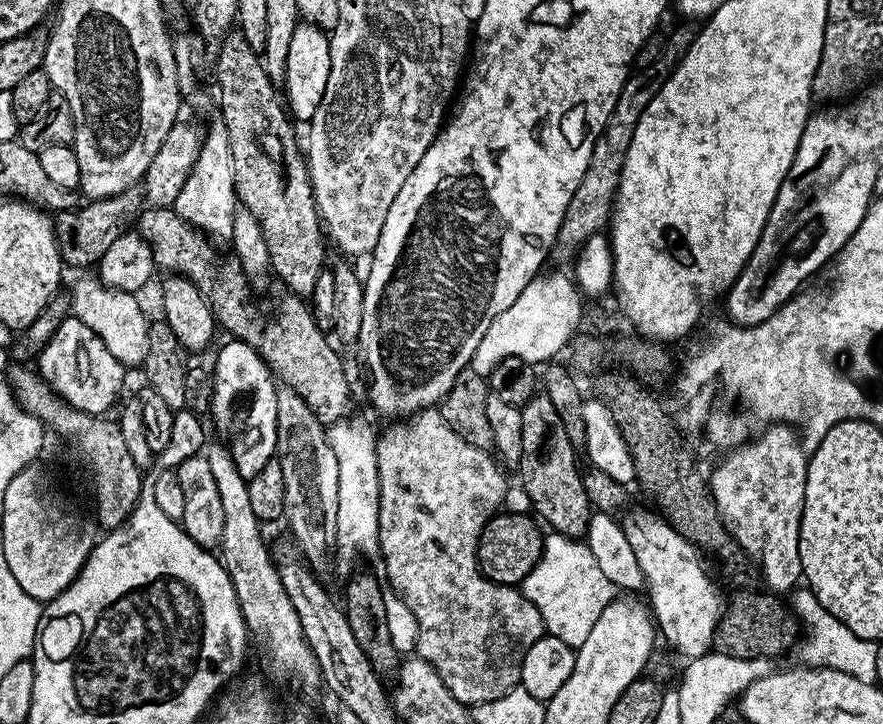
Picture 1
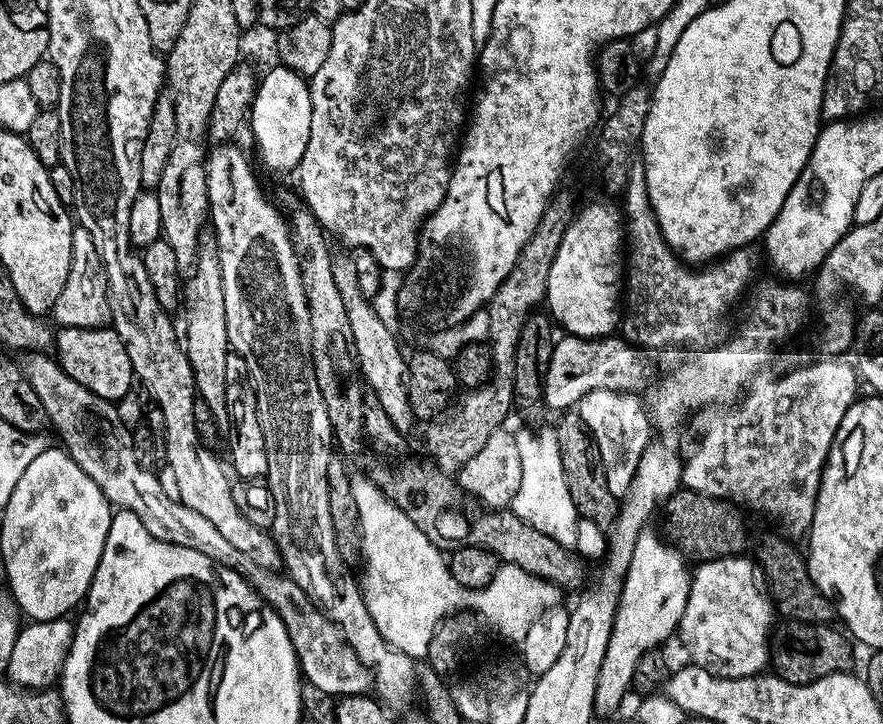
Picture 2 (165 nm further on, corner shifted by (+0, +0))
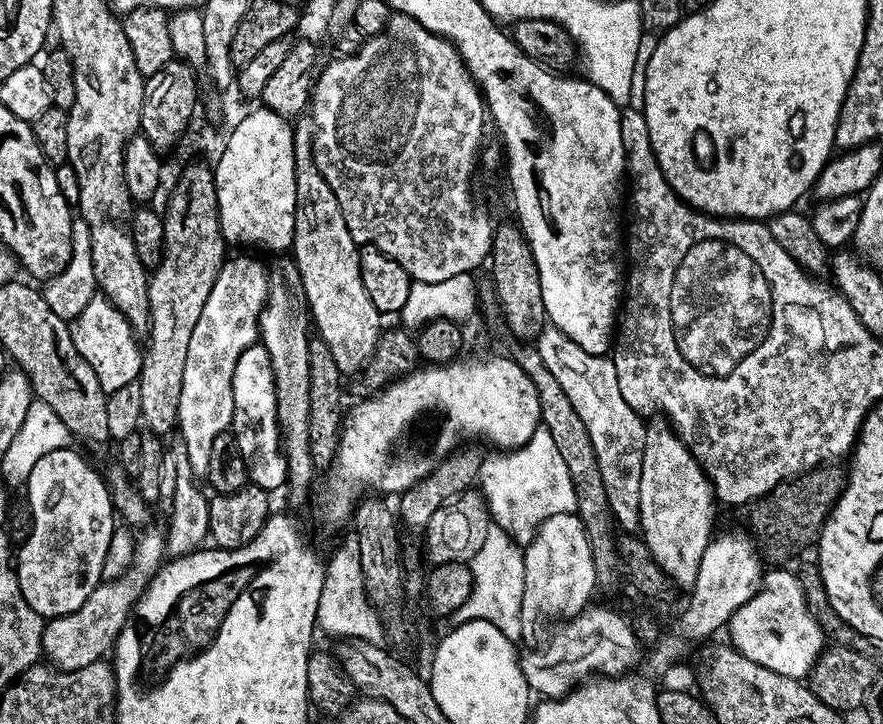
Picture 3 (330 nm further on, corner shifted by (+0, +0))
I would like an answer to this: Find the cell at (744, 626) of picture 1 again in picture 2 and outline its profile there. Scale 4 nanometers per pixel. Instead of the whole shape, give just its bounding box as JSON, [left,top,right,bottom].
[770,620,853,684]

